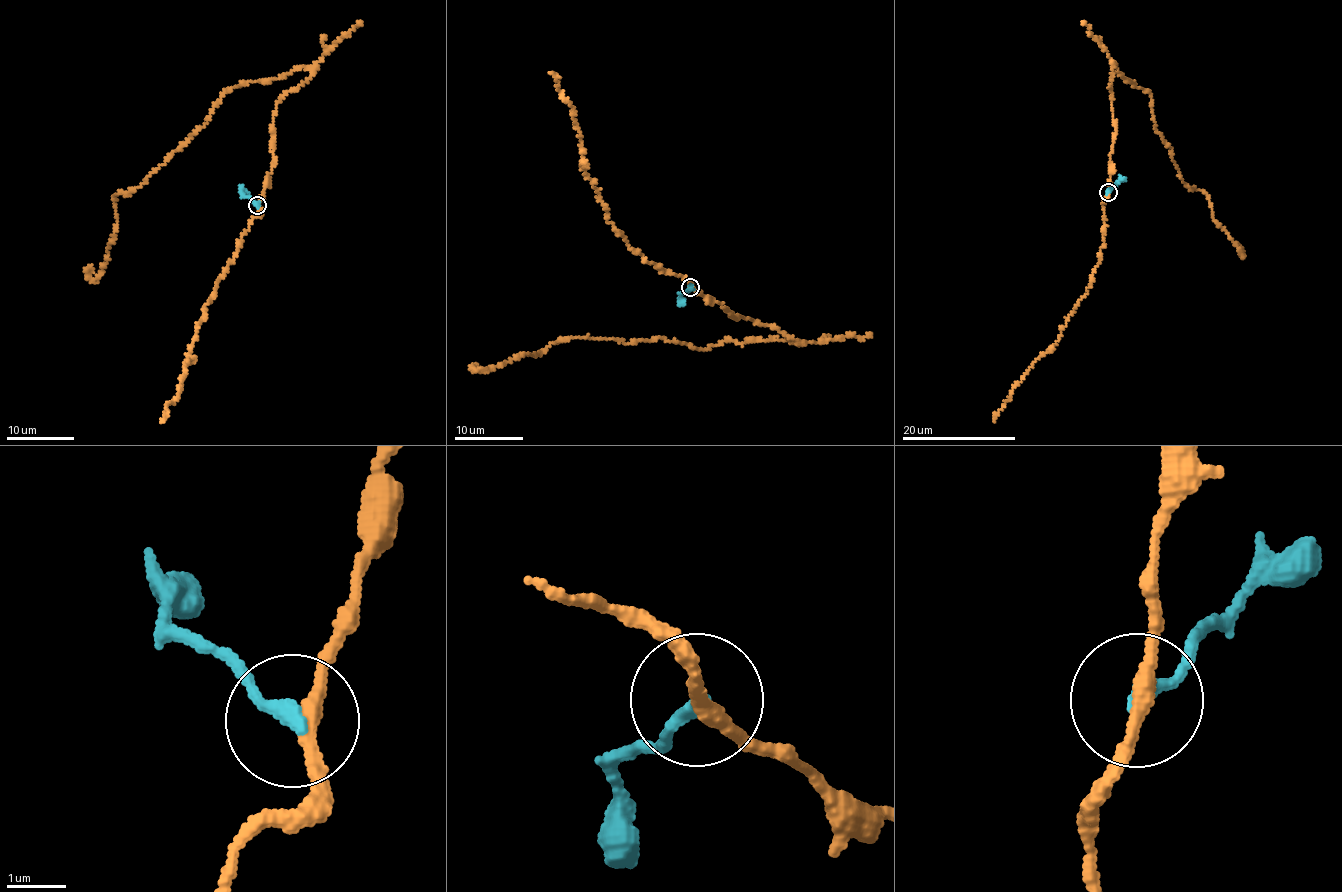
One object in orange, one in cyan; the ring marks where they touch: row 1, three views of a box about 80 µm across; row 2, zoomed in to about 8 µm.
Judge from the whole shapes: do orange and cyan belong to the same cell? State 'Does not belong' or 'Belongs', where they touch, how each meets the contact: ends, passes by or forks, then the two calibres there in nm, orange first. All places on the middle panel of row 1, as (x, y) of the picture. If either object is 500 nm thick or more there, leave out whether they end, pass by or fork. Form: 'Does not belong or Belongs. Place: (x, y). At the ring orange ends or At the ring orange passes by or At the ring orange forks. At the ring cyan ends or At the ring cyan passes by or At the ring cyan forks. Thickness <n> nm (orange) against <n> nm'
Does not belong. Place: (690, 287). At the ring orange passes by. At the ring cyan ends. Thickness 240 nm (orange) against 240 nm

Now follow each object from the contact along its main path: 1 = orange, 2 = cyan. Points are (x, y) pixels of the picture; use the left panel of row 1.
1: (258, 206), (272, 114), (303, 67), (225, 91), (116, 193), (91, 280), (90, 265)
2: (257, 206), (245, 196), (244, 190)

